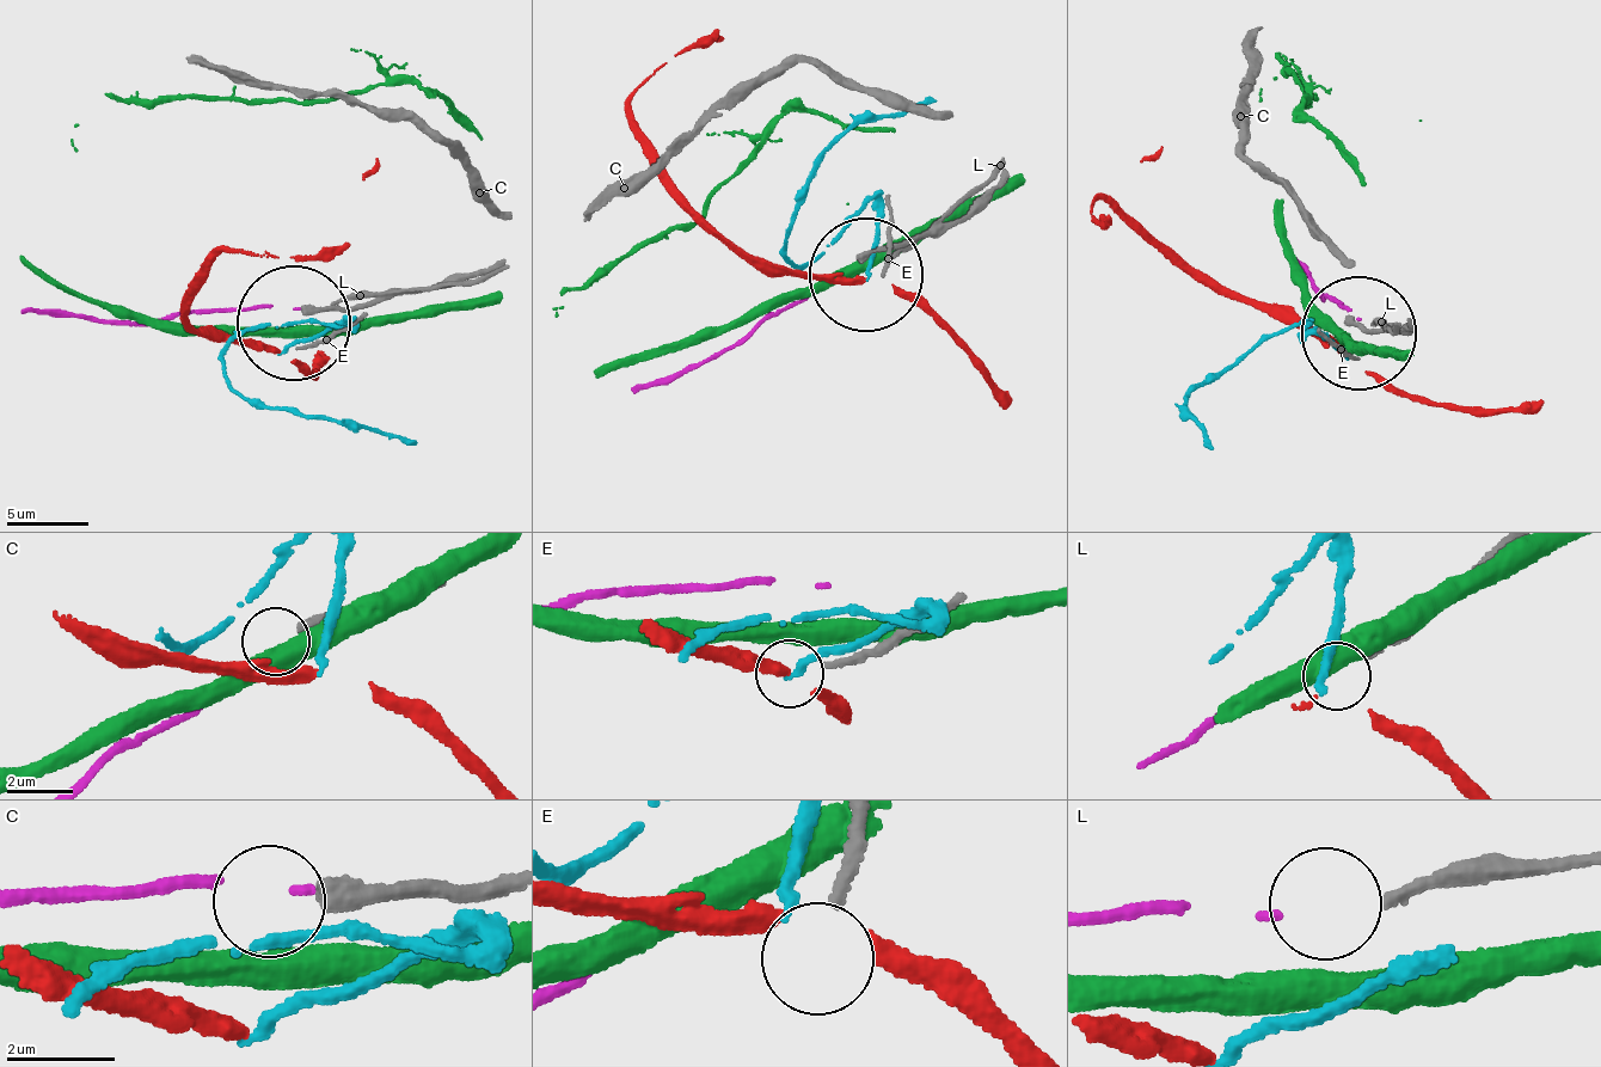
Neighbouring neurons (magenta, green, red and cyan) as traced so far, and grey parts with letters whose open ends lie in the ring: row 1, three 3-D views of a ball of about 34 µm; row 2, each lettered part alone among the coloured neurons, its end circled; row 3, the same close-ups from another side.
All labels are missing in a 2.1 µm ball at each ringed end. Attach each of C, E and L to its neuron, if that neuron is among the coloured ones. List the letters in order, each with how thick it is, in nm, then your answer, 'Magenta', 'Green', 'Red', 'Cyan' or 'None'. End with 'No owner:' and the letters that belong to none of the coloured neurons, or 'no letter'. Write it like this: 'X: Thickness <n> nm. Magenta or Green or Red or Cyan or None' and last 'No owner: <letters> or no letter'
C: Thickness 500 nm. None
E: Thickness 200 nm. Cyan
L: Thickness 240 nm. Magenta
No owner: C

